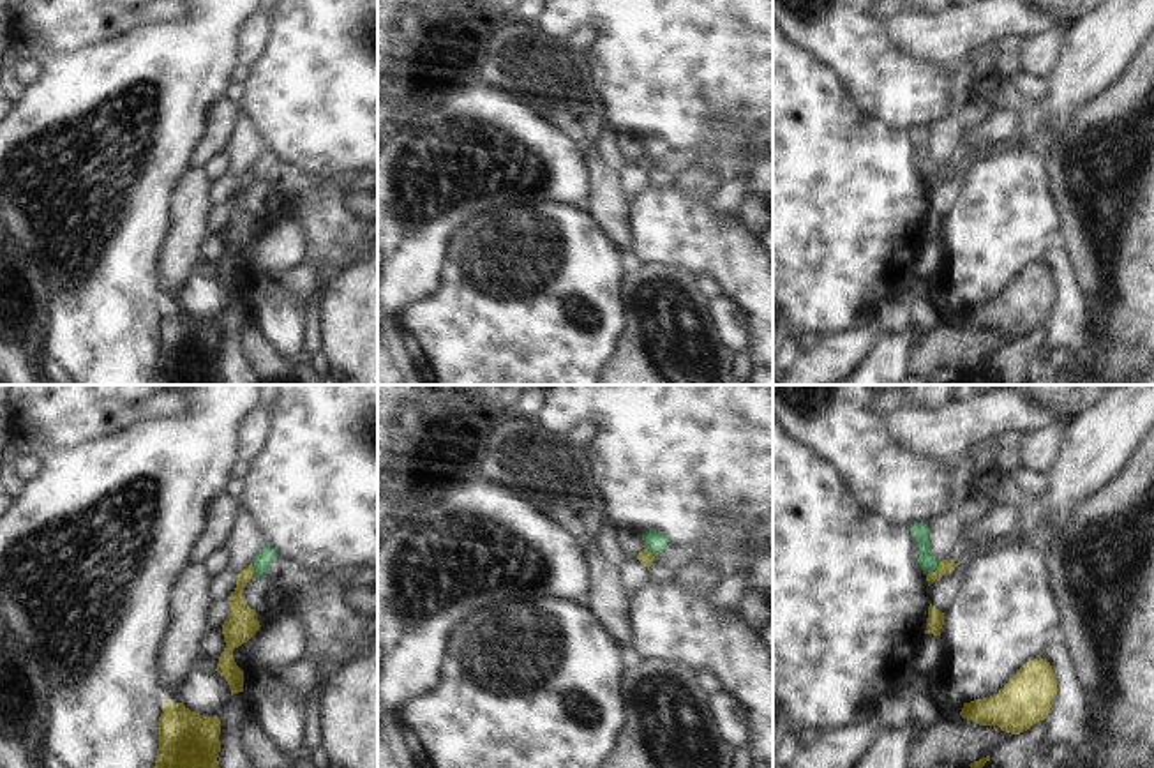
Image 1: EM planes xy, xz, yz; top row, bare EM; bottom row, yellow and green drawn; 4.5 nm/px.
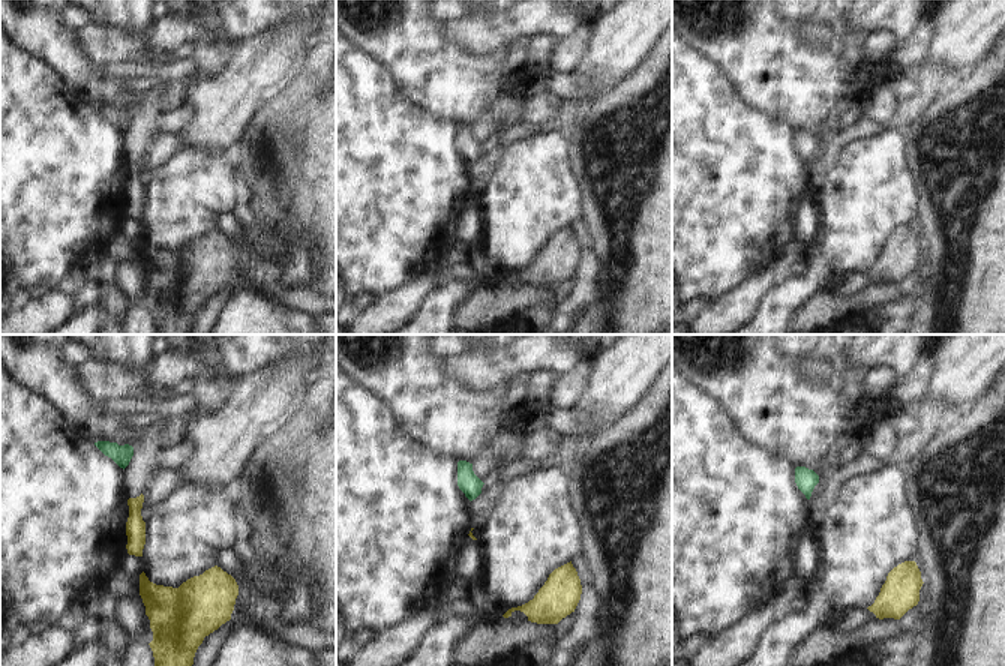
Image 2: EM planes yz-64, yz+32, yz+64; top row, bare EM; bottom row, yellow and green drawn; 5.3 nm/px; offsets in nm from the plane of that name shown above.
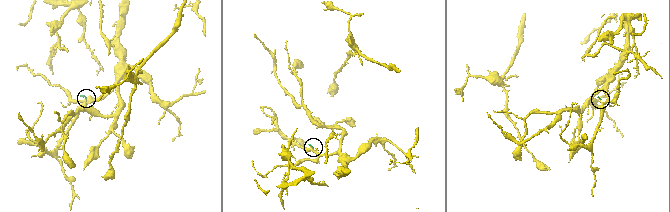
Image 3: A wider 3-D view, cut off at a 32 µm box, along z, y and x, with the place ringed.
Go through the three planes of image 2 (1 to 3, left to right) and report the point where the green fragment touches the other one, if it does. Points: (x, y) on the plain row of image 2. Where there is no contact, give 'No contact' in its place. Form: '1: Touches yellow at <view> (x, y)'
1: No contact
2: No contact
3: No contact

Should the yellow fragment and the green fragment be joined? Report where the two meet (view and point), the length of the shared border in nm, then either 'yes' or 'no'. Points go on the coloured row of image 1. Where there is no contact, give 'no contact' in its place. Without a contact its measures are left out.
yz (936, 571) | 100 nm | no

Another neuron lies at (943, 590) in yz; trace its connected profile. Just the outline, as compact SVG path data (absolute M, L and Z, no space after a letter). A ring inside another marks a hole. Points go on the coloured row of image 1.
M956 565L951 574L937 577L930 584L930 604L935 606L940 613L946 613L951 607L962 586L963 572L965 567Z

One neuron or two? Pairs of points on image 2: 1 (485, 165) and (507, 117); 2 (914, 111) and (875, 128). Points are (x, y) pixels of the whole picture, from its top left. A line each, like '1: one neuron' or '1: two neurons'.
1: two neurons
2: two neurons

